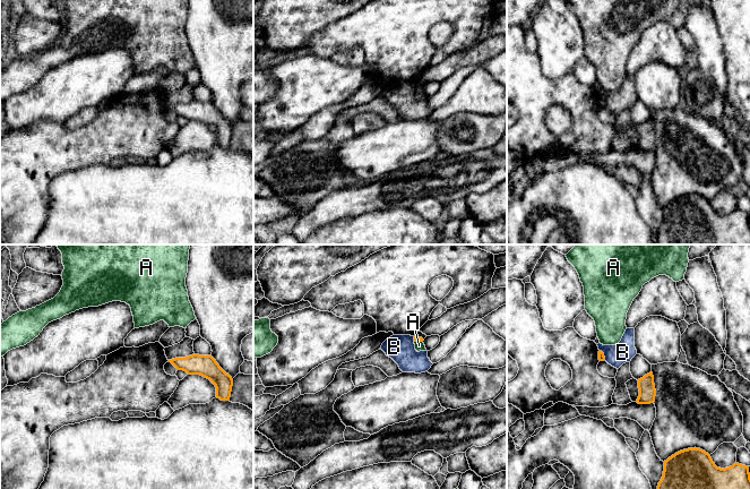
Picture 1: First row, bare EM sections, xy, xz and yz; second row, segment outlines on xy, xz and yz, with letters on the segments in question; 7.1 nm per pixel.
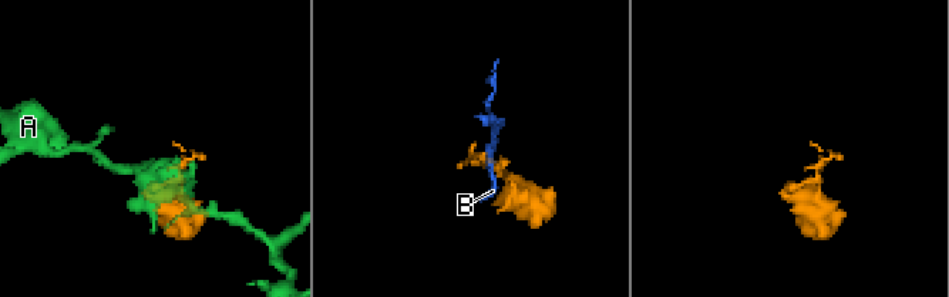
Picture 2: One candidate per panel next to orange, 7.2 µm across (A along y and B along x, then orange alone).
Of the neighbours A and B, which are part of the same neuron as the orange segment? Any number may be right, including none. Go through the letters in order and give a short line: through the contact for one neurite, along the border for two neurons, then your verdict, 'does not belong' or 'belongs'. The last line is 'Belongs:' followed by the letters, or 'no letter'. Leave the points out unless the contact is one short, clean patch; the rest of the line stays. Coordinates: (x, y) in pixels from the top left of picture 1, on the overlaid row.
A: line xz (414, 340), (422, 342); does not belong
B: does not belong
Belongs: no letter

